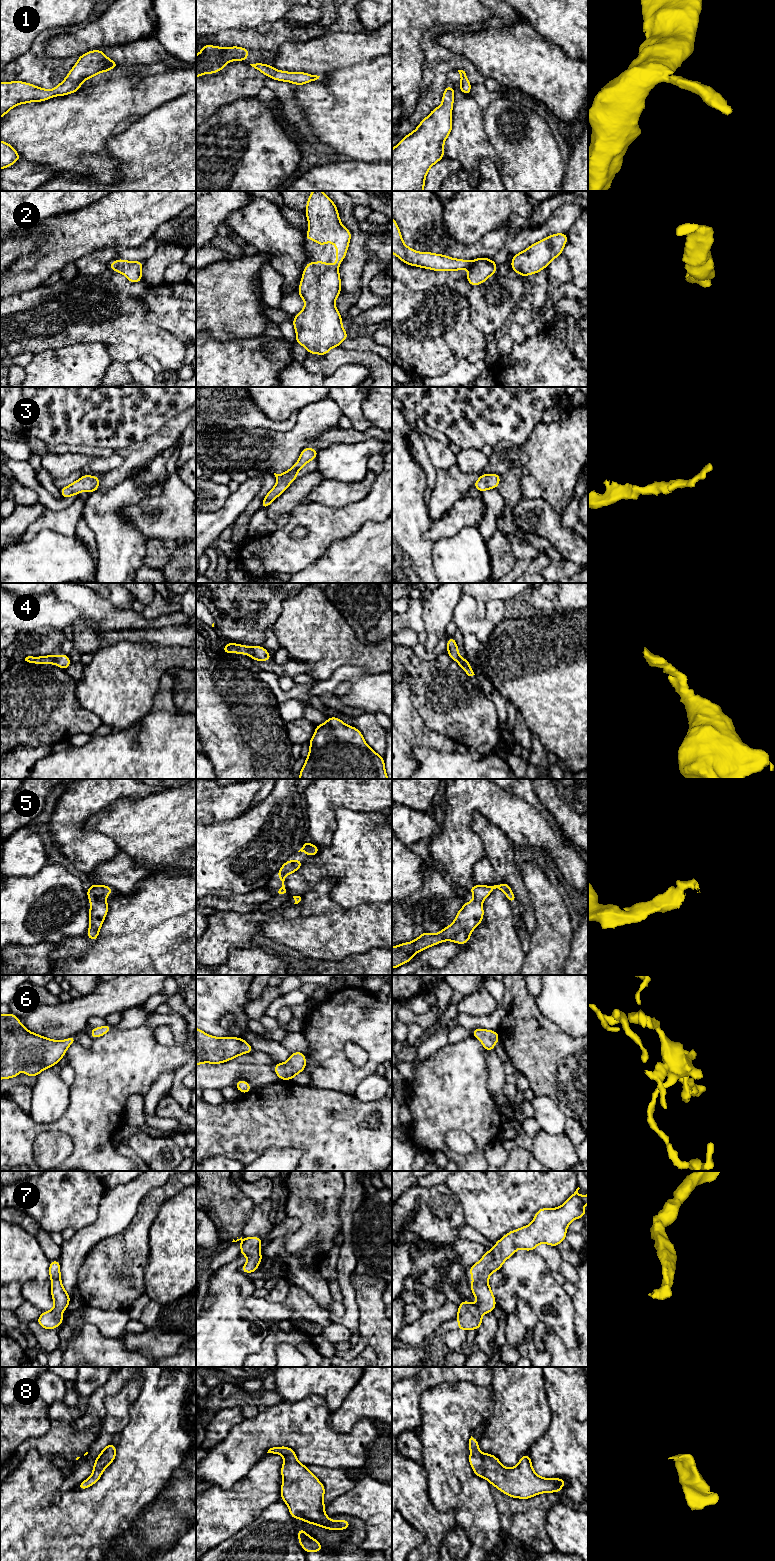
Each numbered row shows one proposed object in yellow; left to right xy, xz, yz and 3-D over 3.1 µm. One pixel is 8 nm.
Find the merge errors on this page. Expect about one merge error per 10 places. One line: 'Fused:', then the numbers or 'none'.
Fused: none

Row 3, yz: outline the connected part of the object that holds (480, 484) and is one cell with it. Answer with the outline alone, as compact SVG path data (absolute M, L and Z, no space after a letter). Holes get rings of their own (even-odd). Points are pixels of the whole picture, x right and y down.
M495 473L481 474L479 479L474 483L473 487L484 492L488 489L496 489L500 483L501 476Z

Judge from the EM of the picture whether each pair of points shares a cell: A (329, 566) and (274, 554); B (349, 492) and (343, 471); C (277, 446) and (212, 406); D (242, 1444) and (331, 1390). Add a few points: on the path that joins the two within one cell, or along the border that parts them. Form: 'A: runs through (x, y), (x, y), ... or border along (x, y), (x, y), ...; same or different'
A: border along (329, 545), (327, 550), (313, 563), (296, 572); different
B: border along (367, 472), (359, 481), (337, 482), (323, 479); different
C: border along (271, 429), (263, 427), (235, 427), (225, 430); different
D: border along (298, 1401), (311, 1395), (320, 1395), (331, 1412); different

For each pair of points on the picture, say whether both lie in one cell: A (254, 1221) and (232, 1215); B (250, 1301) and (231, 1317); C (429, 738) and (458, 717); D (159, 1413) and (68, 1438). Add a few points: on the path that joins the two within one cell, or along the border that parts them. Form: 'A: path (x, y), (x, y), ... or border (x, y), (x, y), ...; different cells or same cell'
A: border (254, 1205), (251, 1215), (244, 1222), (241, 1234); different cells
B: border (246, 1296), (245, 1305), (263, 1320); different cells
C: border (420, 716), (427, 727), (448, 736), (455, 742); different cells
D: border (97, 1426), (81, 1429), (73, 1427); different cells

